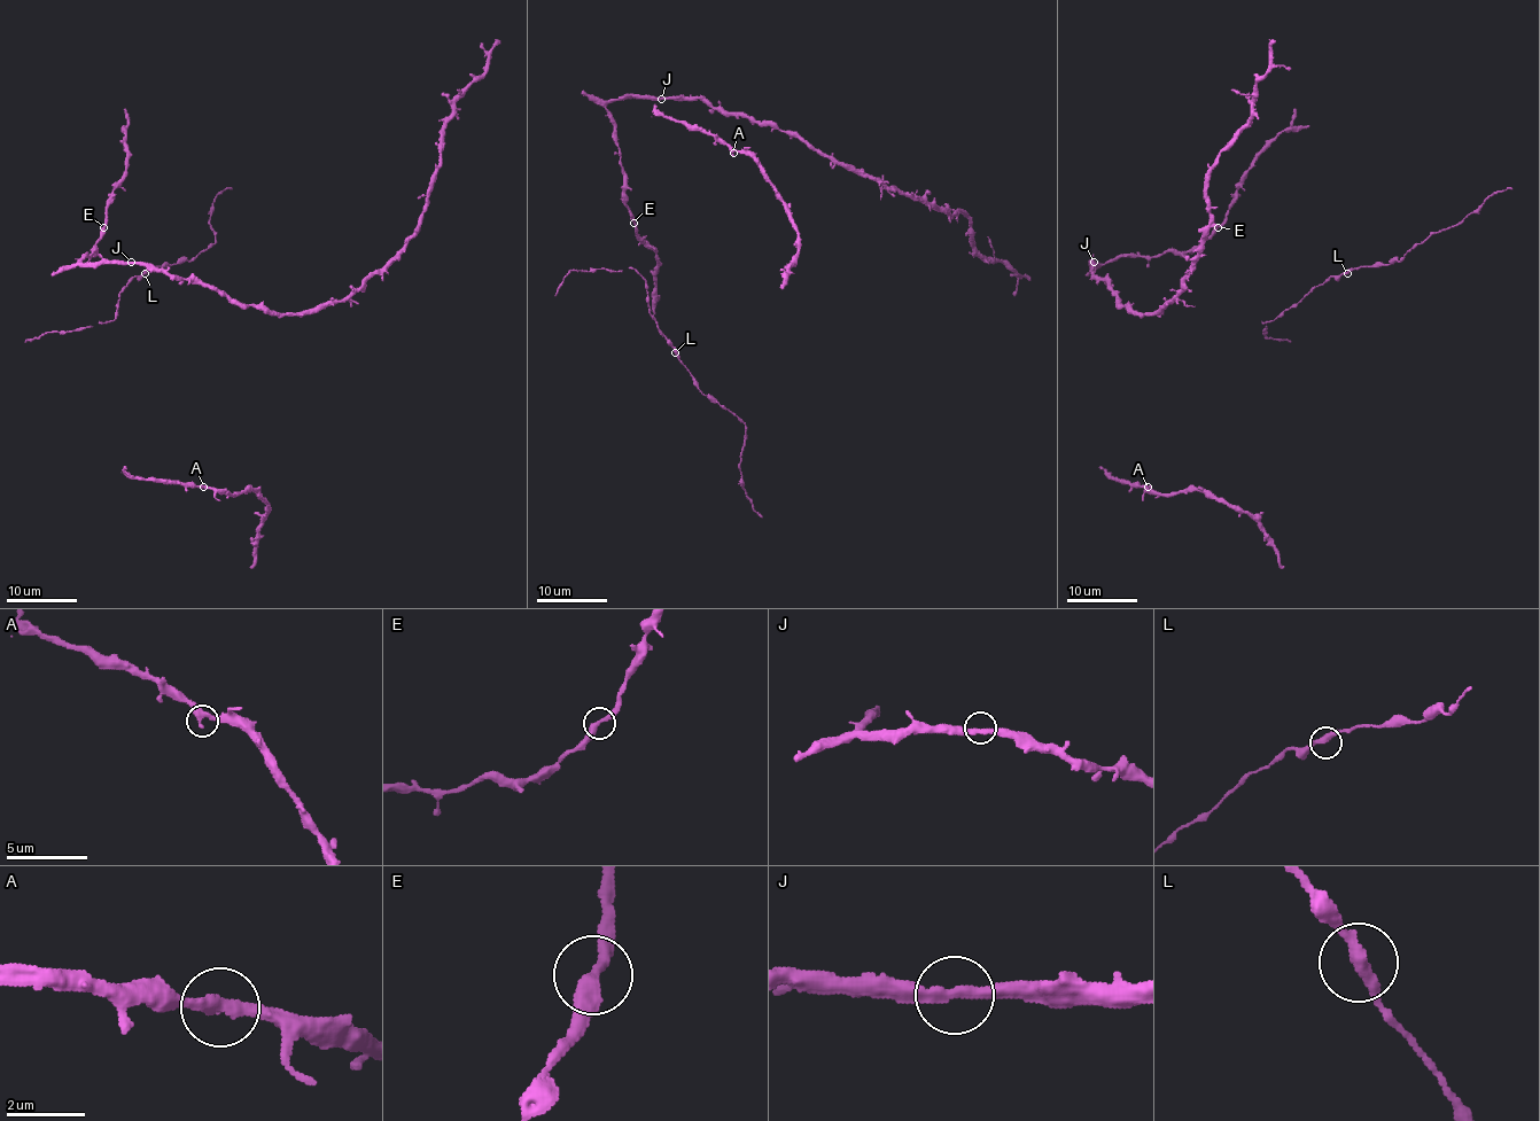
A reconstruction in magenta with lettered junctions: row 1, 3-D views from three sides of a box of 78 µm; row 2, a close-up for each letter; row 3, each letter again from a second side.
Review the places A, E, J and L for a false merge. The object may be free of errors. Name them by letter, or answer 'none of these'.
none of these

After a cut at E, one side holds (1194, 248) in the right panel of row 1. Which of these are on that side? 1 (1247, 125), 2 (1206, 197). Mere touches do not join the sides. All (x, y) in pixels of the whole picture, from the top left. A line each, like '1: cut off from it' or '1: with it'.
1: with it
2: with it

